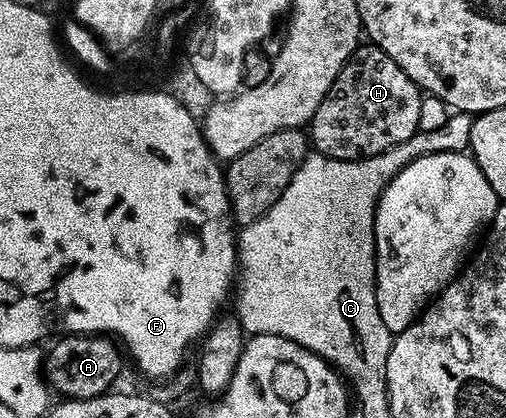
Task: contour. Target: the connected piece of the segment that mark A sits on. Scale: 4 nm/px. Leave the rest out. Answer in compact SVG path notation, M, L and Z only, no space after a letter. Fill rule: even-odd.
M65 334L57 339L52 341L53 349L44 353L43 379L56 395L58 392L58 397L86 400L103 396L116 385L113 383L121 372L122 349L108 335Z

